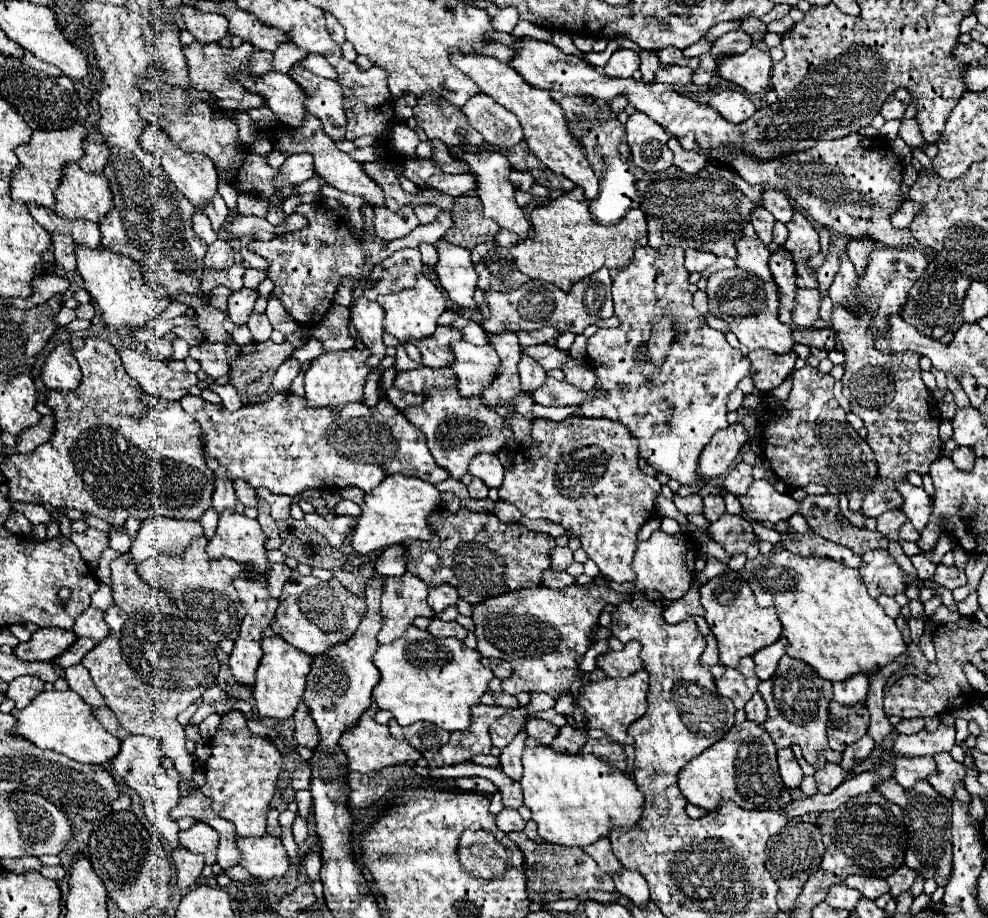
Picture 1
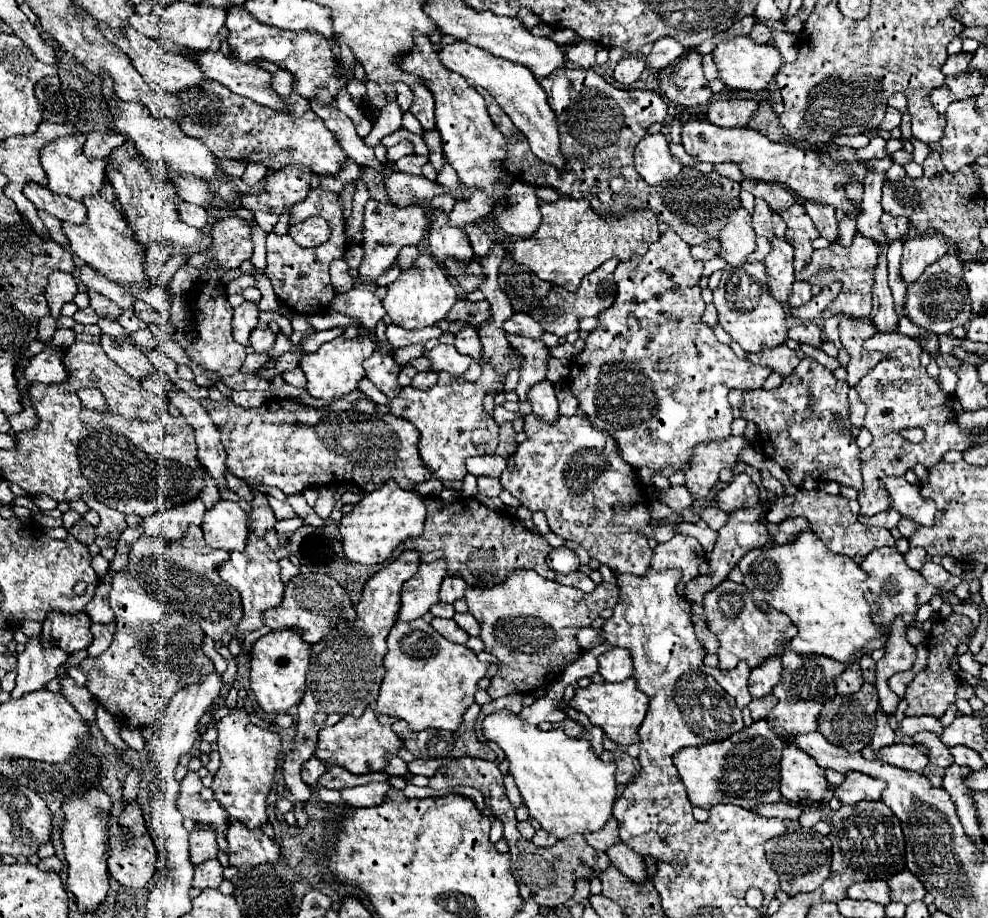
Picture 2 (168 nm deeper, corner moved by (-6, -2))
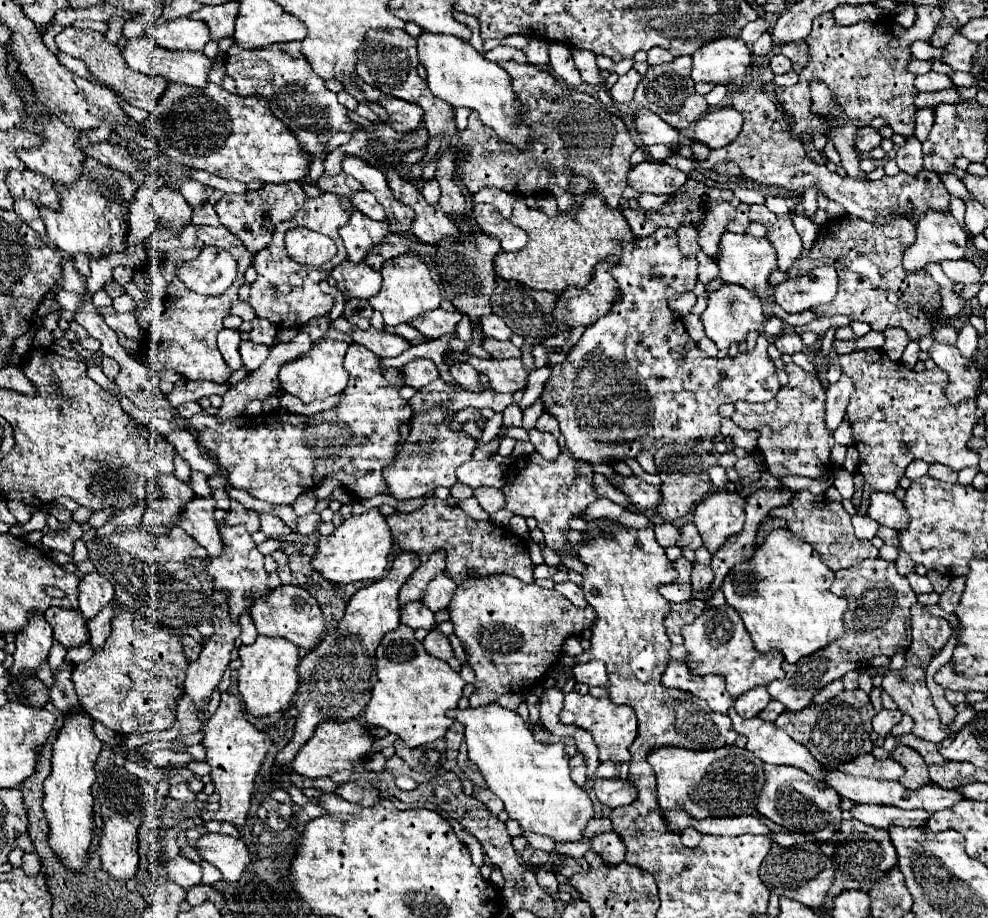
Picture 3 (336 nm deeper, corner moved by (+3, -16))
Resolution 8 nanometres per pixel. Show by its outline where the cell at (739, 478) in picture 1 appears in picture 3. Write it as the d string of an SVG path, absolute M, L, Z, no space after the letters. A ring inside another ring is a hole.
M714 492L696 506L694 514L694 524L702 536L704 548L708 548L710 554L716 554L728 536L742 532L744 498L738 492Z

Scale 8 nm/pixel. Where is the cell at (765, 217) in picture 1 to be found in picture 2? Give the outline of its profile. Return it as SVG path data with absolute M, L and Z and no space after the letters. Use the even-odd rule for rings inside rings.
M755 198L755 214L753 214L753 230L757 236L771 238L773 236L773 226L771 226L771 210L761 198Z

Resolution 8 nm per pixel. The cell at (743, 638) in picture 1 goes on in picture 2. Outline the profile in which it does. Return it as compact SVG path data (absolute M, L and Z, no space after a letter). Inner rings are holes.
M725 580L715 590L705 594L703 608L707 614L707 626L721 644L719 666L723 670L735 668L741 660L755 668L767 656L775 654L781 644L789 642L795 636L795 626L789 622L785 614L777 610L761 610L761 606L753 602L753 594L749 594L749 588L733 580Z

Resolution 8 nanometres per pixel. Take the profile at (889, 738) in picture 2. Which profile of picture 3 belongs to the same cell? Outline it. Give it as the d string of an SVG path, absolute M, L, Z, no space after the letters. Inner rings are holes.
M884 708L884 710L878 712L878 714L874 716L874 720L872 720L874 732L878 732L880 738L886 738L888 732L892 730L892 726L900 722L900 718L902 718L902 712L900 712L900 710L886 710L886 708Z

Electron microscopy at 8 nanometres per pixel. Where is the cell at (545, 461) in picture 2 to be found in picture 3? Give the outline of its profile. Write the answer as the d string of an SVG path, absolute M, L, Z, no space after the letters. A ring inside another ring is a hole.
M564 448L554 462L546 462L538 452L532 452L530 456L520 458L514 466L510 466L506 484L504 484L504 496L506 496L506 508L512 510L518 516L532 516L538 522L538 528L544 532L546 546L560 552L564 548L568 520L578 516L582 510L586 510L588 504L598 500L594 488L592 488L592 468L582 462L574 460L574 456Z

